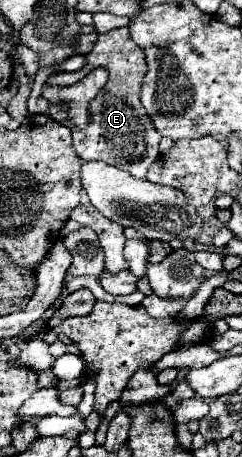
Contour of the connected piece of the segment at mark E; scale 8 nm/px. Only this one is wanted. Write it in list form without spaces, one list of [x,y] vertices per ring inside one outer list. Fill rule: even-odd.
[[[115,28],[111,32],[99,34],[93,50],[87,54],[87,64],[79,72],[63,72],[49,82],[57,86],[71,86],[73,82],[81,80],[85,72],[103,66],[109,70],[109,80],[107,84],[99,90],[97,98],[93,100],[91,106],[91,124],[87,128],[71,128],[73,132],[73,148],[79,158],[83,160],[103,160],[109,162],[119,162],[119,168],[131,172],[135,178],[145,178],[147,176],[147,162],[155,162],[159,158],[159,140],[161,136],[157,130],[153,130],[153,124],[149,124],[149,116],[145,114],[145,108],[139,102],[139,88],[141,88],[141,78],[145,76],[145,54],[143,50],[129,38],[127,28]]]

